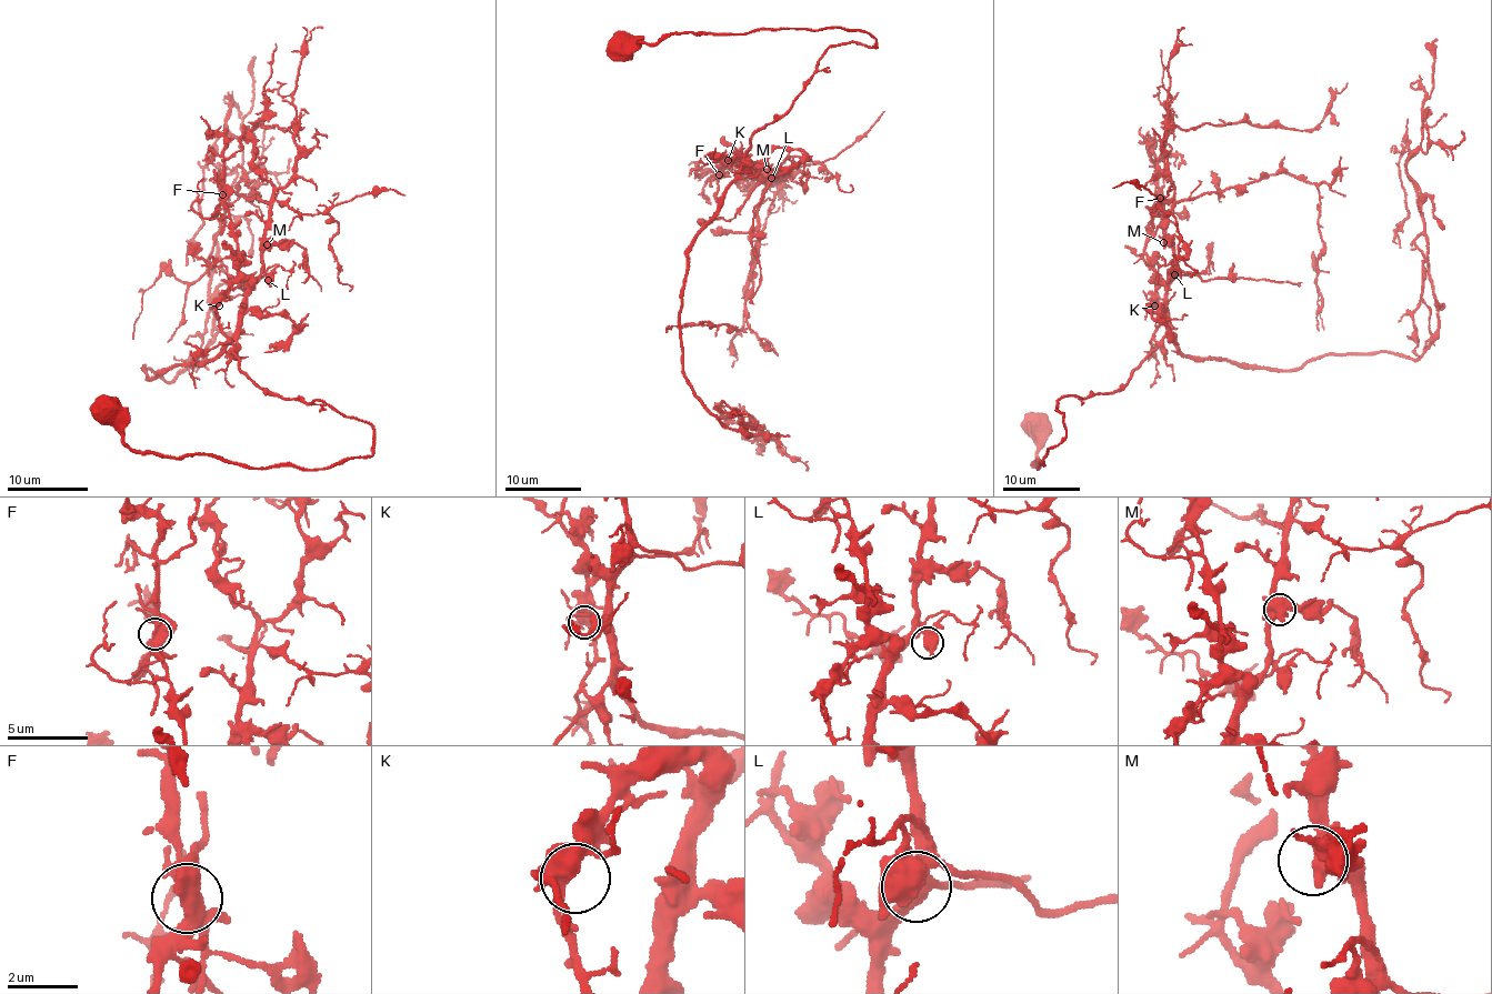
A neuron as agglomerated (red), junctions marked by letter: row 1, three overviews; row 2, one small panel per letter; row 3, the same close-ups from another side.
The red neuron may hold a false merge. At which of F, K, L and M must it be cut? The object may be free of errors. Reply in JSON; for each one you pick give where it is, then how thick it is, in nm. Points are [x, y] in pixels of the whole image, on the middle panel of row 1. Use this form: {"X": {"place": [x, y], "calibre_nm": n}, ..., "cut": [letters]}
{"F": {"place": [719, 174], "calibre_nm": 460}, "cut": ["F"]}

